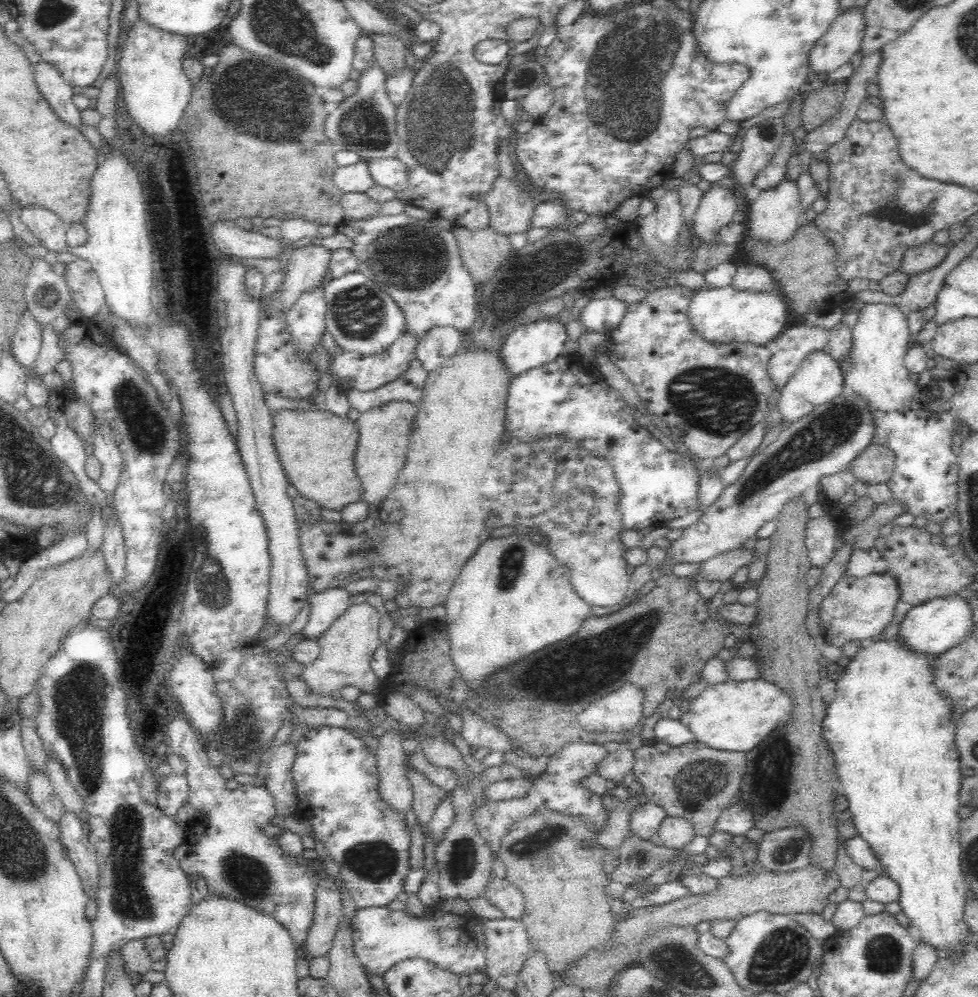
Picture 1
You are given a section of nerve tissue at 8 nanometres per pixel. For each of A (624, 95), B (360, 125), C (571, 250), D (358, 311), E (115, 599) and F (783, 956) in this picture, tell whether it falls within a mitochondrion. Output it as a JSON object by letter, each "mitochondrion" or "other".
{"A":"mitochondrion","B":"mitochondrion","C":"mitochondrion","D":"mitochondrion","E":"other","F":"mitochondrion"}

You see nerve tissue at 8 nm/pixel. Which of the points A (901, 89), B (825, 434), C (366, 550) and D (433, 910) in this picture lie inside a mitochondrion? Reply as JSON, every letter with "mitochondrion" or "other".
{"A":"other","B":"mitochondrion","C":"mitochondrion","D":"other"}

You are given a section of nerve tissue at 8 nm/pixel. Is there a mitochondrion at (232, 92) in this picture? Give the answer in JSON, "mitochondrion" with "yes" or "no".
{"mitochondrion":"yes"}

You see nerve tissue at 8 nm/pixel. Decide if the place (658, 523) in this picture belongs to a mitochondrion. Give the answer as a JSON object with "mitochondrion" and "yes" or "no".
{"mitochondrion":"no"}

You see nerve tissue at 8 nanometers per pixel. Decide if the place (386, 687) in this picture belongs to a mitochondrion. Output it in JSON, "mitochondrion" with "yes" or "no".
{"mitochondrion":"no"}

